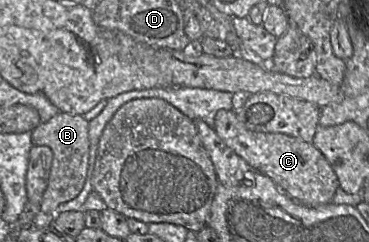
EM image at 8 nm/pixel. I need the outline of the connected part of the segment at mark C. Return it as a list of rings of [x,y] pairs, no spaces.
[[[234,110],[217,111],[213,128],[220,139],[254,171],[271,178],[296,202],[308,207],[331,204],[339,181],[325,156],[312,143],[282,133],[251,131],[239,121]]]

